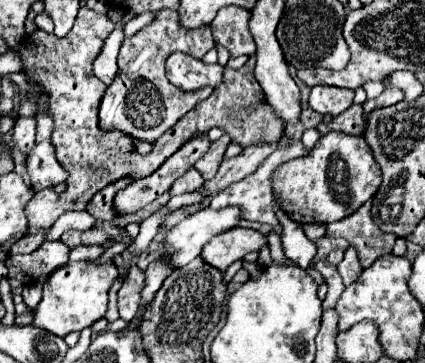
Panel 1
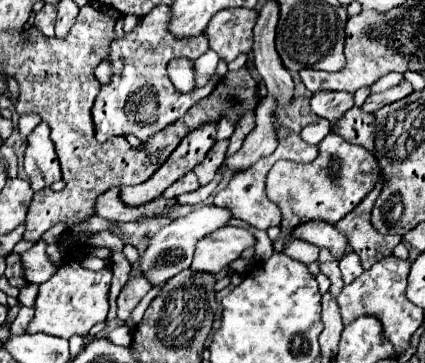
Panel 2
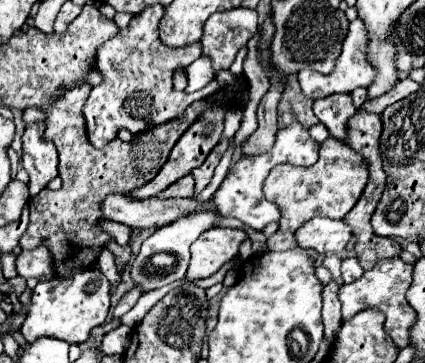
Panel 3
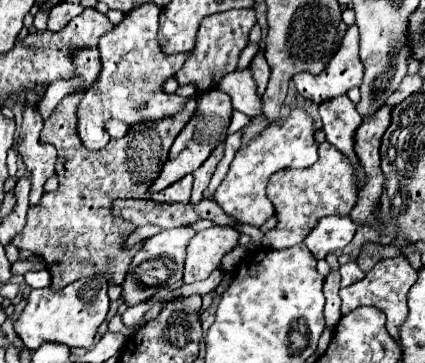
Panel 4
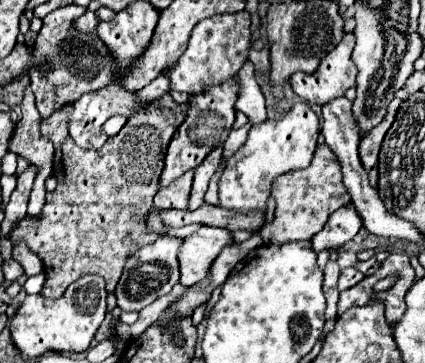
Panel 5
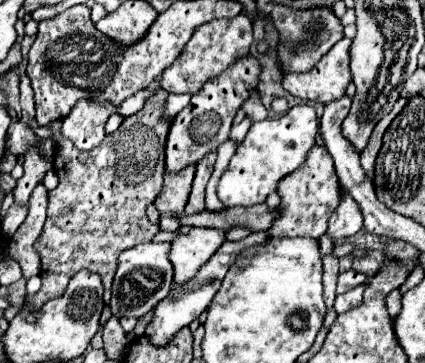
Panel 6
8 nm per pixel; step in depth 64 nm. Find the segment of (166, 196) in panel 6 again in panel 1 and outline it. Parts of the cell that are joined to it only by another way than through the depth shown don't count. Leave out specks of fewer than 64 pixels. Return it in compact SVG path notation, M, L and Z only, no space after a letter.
M190 168L184 176L180 176L180 178L172 184L170 194L172 194L172 196L176 196L176 194L194 192L194 190L198 190L202 184L204 184L204 178L200 176L200 172L198 172L196 168Z

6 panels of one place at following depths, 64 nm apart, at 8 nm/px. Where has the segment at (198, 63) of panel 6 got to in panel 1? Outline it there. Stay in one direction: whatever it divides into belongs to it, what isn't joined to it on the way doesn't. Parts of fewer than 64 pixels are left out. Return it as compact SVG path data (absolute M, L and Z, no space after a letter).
M222 8L216 14L216 20L212 20L212 34L214 40L218 40L224 48L228 48L230 56L252 56L256 52L256 42L248 30L248 16L250 12L244 8Z

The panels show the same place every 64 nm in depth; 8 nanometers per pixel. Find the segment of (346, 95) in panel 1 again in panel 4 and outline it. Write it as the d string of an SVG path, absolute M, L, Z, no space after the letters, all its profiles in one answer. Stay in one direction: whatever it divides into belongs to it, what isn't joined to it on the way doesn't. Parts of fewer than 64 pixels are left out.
M334 96L330 100L324 100L318 106L318 114L322 118L322 130L326 132L326 140L334 144L338 150L342 150L356 166L358 174L358 188L364 186L364 170L360 168L360 162L356 160L352 140L354 132L360 126L360 114L356 112L356 106L348 96Z

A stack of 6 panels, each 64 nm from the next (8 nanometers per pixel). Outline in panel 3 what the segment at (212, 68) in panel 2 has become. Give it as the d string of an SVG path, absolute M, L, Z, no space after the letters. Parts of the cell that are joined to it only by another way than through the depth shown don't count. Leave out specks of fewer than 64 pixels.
M200 56L186 70L188 70L188 88L186 88L186 92L196 92L196 90L204 88L208 82L214 80L212 60L208 56Z

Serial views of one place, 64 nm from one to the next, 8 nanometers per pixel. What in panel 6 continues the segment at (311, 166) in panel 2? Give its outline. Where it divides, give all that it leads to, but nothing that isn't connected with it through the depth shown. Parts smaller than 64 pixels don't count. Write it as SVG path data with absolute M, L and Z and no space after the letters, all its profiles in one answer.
M314 146L312 152L308 154L308 160L296 172L284 176L278 182L276 192L280 196L278 208L282 210L282 216L278 216L274 224L266 230L268 238L296 238L296 236L320 238L326 232L328 218L334 214L334 210L342 200L340 190L342 188L336 176L332 156L324 146Z

